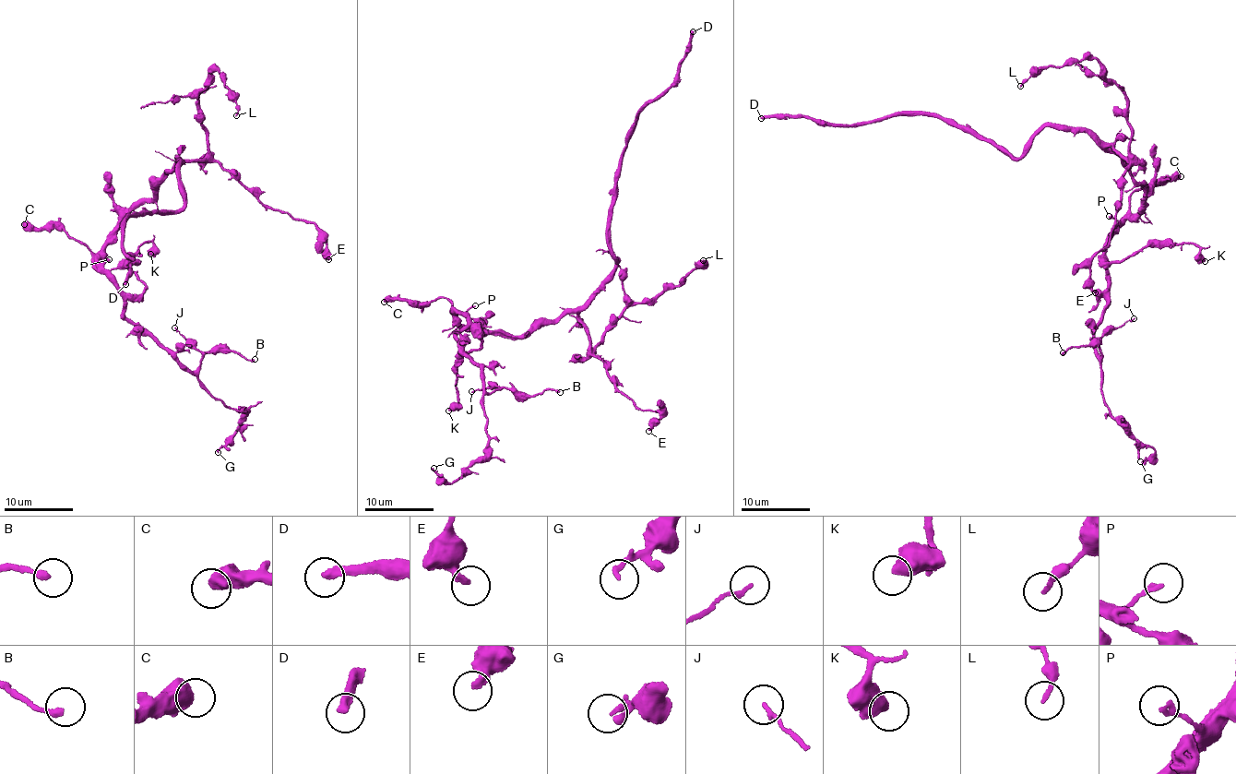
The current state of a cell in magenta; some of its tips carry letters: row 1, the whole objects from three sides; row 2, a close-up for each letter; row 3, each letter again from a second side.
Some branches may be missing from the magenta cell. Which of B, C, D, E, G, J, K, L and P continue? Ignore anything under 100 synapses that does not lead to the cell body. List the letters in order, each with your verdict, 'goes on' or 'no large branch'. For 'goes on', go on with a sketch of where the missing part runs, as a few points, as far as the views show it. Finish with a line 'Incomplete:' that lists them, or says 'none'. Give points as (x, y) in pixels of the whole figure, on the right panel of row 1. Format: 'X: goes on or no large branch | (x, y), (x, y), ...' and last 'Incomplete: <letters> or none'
B: no large branch
C: no large branch
D: goes on
E: no large branch
G: no large branch
J: no large branch
K: no large branch
L: no large branch
P: no large branch
Incomplete: D

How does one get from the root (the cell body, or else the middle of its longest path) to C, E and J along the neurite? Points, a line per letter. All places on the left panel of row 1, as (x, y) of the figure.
C: (159, 182), (155, 196), (130, 212), (116, 235), (96, 254), (66, 236), (62, 229), (24, 224)
E: (159, 182), (181, 162), (207, 157), (218, 161), (264, 205), (315, 223), (326, 240), (328, 259)
J: (159, 182), (155, 196), (130, 212), (98, 260), (124, 302), (124, 316), (192, 371), (202, 355), (174, 327)

